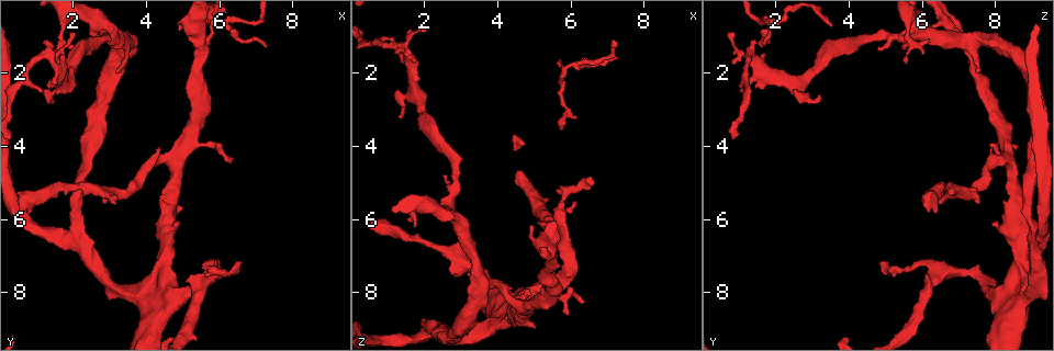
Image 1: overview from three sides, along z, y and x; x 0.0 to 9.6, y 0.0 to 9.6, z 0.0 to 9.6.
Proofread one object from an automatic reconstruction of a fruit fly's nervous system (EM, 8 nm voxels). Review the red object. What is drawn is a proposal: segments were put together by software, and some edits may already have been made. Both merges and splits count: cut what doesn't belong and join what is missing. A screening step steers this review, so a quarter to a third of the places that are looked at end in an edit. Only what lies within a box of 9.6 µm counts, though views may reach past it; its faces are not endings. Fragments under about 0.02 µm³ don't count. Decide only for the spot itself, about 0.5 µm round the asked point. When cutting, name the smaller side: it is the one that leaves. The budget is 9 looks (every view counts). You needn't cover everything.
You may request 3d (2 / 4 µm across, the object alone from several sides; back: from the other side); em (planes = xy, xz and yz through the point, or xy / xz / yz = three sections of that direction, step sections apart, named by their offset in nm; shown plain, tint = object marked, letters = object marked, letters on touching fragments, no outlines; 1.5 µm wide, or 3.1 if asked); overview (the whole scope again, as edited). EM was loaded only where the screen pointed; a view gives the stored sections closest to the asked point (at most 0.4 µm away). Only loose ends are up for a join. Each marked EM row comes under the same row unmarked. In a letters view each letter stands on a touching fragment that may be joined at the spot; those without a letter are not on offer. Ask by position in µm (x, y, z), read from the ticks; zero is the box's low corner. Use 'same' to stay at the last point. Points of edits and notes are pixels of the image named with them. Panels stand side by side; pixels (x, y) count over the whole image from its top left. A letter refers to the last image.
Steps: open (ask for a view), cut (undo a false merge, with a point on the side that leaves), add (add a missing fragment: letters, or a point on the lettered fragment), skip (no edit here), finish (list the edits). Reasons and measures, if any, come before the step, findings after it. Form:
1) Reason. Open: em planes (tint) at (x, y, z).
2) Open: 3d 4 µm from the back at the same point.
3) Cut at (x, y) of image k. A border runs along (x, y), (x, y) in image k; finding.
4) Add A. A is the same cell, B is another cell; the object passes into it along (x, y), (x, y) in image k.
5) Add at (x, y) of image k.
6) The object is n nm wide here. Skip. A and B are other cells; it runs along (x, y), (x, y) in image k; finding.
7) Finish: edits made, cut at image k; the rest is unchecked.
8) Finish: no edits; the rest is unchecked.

Thin end. Open: 3d 2 µm from the back at (2.00, 0.85, 0.70).

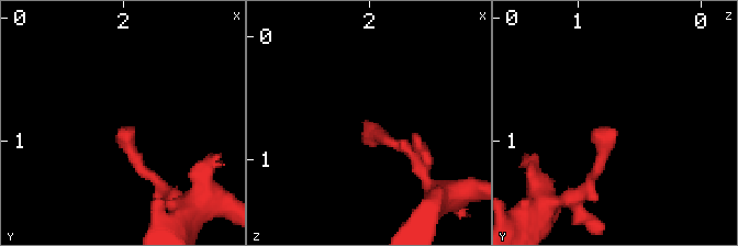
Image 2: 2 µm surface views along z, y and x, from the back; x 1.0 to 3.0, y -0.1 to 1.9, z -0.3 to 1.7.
Open: em planes (letters) at (2.04, 0.90, 0.76).

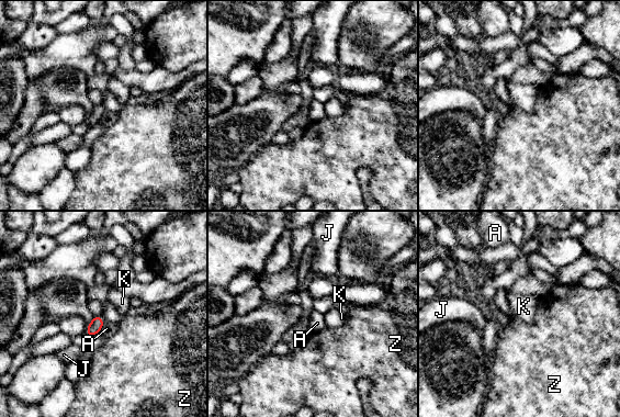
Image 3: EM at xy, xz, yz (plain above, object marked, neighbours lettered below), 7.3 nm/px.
The object is 90 nm wide here. Skip. A, J, K and Z are other cells; a border runs along (104, 323), (101, 329) in image 3; no lettered fragment goes on from it.

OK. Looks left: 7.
A fork. Open: em planes (tint) at (4.55, 6.30, 8.45).

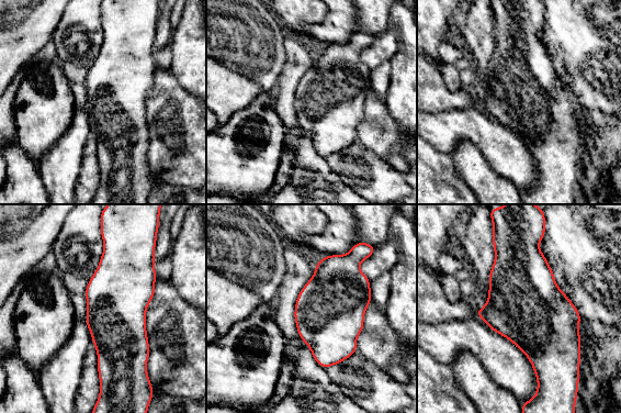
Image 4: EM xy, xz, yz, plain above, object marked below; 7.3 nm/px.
Open: em planes (letters) at the same point.

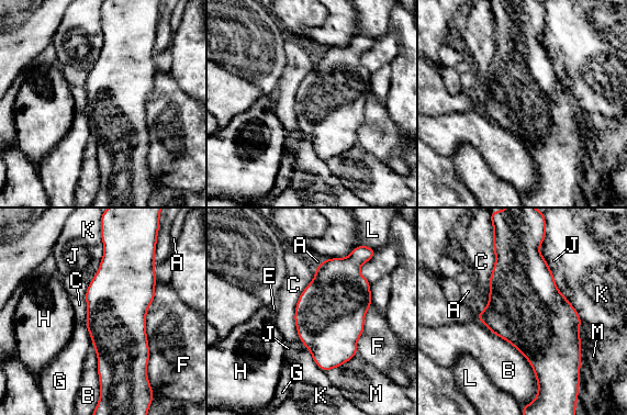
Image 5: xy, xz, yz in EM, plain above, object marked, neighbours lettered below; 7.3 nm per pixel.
The object is 500 nm wide here. Skip. A, B, C, E, F, G, H, J, K, L and M are other cells; a border runs along (316, 267), (294, 314), (306, 348) in image 5; all the same cell.

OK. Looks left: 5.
Calibre changes. Open: em planes (letters) at (5.35, 4.00, 8.25).

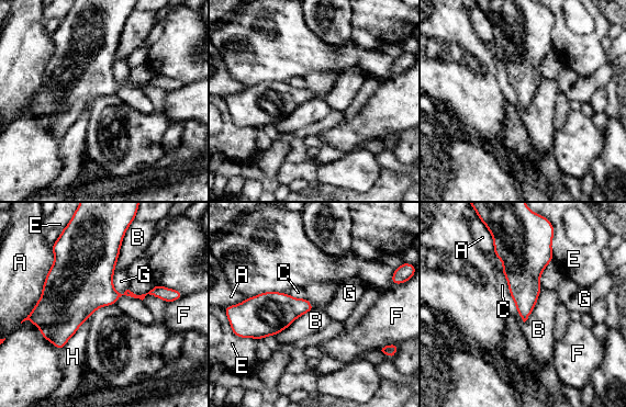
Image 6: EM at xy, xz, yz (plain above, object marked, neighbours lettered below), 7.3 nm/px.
Skip. A, B, C, E, F, G and H are other cells; a border runs along (552, 259), (524, 321) in image 6; continuous, no second cell.

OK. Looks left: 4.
An open end. Open: 3d 2 µm at (6.60, 7.15, 4.90).

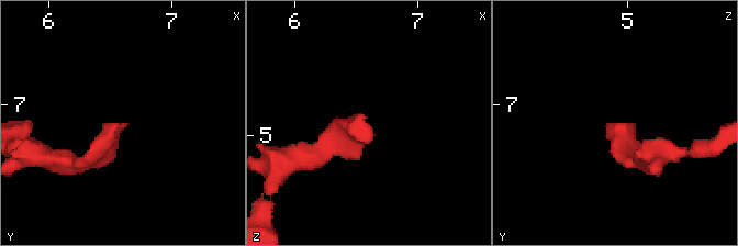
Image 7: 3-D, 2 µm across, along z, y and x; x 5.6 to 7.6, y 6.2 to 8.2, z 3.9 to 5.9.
Open: em planes (letters) at (6.56, 7.18, 4.88).

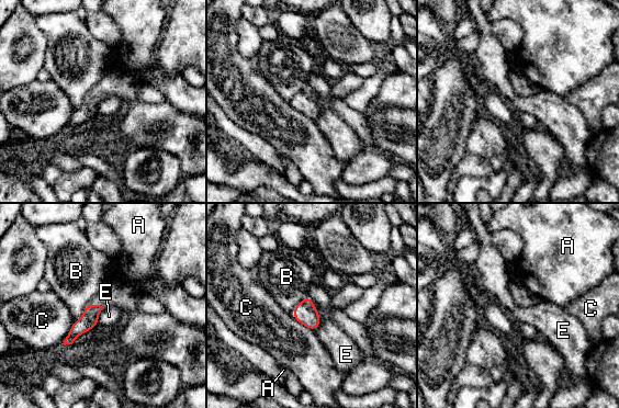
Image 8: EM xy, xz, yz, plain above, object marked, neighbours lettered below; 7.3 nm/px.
The object is 120 nm wide here; the longest contact is with E, 260 nm. Skip. A, B, C and E are other cells; no lettered fragment goes on from it.

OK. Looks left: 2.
Finish: no edits; the rest is unchecked.

